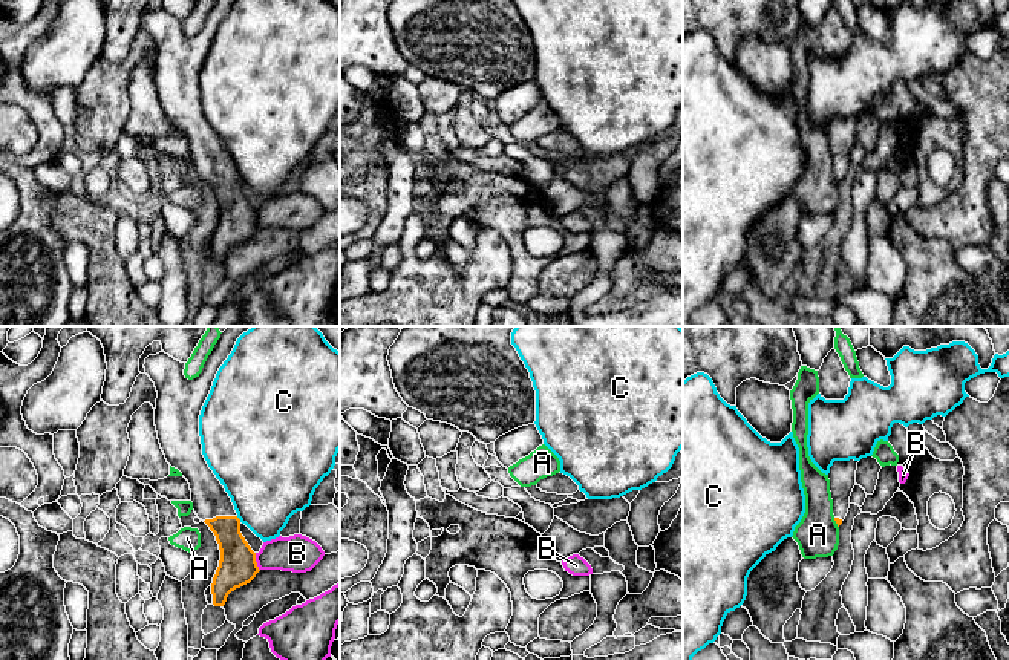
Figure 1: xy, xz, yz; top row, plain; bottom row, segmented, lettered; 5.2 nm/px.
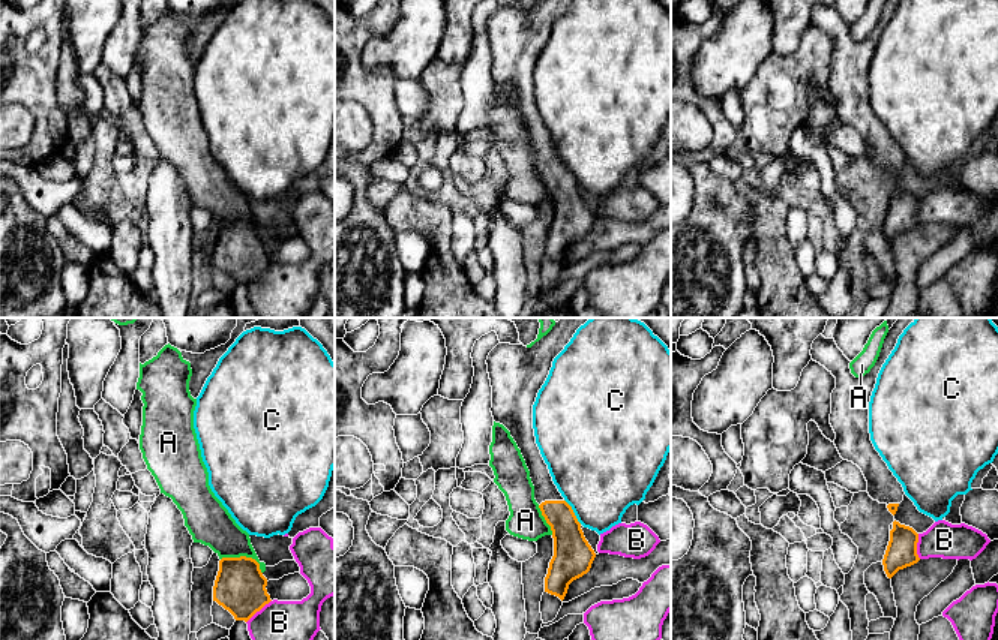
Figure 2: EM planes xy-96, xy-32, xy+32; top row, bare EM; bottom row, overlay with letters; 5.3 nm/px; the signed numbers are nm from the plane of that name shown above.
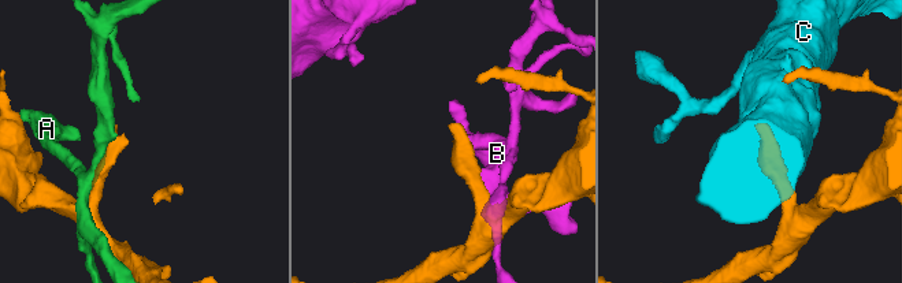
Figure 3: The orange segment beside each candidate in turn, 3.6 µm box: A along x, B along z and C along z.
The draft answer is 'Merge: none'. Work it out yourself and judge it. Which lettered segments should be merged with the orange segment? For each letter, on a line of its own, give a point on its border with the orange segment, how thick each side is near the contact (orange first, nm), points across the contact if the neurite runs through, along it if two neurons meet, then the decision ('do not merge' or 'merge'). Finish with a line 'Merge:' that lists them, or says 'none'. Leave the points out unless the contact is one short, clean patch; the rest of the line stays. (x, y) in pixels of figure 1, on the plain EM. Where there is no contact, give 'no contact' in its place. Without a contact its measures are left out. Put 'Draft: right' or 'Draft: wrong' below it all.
A: yz (836, 179) | 30/220 nm | do not merge
B: xy (256, 219) | 200/200 nm | do not merge
C: xy (239, 176) | 200/420 nm | along xy (236, 173), (241, 178) | do not merge
Merge: none
Draft: right

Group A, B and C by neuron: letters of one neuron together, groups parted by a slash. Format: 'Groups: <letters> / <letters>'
Groups: A / B / C

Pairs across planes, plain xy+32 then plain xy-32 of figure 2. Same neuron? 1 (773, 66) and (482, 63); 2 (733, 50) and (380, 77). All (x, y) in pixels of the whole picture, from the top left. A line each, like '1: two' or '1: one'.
1: two
2: two

